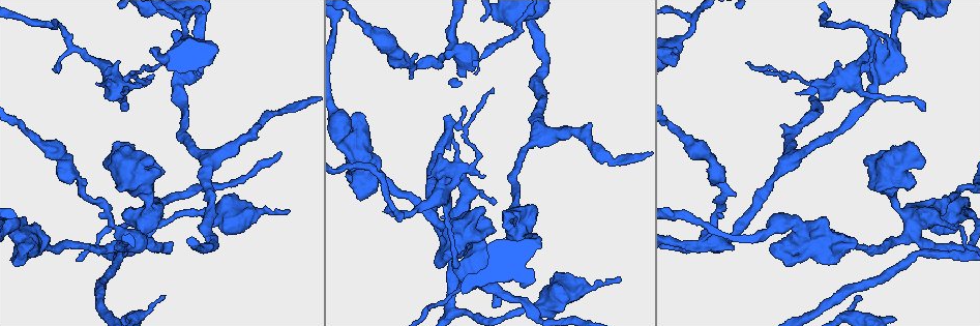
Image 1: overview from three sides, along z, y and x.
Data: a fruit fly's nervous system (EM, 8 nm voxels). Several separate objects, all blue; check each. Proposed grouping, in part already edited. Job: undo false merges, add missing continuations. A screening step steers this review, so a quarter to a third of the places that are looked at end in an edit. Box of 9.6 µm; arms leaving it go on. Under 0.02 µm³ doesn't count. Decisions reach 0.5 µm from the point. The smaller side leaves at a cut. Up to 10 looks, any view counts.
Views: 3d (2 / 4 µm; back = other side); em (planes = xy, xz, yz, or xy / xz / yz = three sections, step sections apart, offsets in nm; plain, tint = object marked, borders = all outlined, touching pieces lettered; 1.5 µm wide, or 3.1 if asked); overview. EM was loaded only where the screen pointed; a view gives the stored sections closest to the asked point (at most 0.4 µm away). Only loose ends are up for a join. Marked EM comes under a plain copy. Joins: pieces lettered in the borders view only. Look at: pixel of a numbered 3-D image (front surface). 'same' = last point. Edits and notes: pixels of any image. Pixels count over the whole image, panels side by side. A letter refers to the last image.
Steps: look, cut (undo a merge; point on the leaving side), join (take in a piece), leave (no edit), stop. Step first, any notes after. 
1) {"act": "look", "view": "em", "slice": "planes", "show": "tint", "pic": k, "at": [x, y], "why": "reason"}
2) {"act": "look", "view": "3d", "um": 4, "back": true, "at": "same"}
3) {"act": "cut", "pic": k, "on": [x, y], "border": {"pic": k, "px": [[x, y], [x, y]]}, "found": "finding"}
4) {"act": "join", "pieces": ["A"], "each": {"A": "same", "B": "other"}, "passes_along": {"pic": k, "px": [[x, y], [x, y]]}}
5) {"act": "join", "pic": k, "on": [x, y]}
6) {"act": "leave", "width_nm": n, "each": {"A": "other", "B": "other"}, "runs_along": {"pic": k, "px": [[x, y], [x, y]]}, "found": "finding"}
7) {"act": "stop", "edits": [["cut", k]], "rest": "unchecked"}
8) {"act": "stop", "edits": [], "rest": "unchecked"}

{"act": "look", "view": "em", "slice": "planes", "show": "borders", "pic": 1, "at": [494, 304], "why": "free end"}

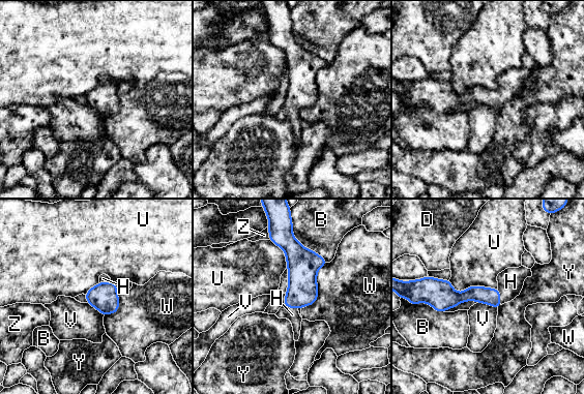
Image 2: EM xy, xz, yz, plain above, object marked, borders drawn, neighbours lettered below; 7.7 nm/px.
{"act": "join", "pieces": ["H"], "width_nm": 130, "each": {"B": "other", "D": "other", "H": "same", "U": "other", "V": "other", "W": "other", "Y": "other", "Z": "other"}, "passes_along": {"pic": 2, "px": [[479, 294], [499, 297], [510, 281]]}, "found": "it goes on there"}

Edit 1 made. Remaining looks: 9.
{"act": "look", "view": "3d", "um": 2, "pic": 1, "at": [165, 297], "why": "free end"}

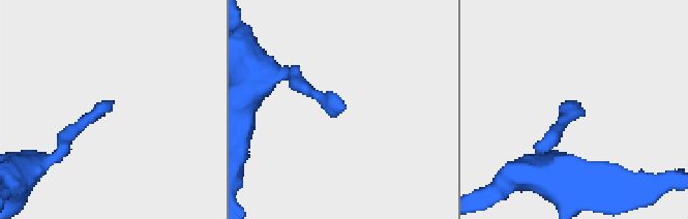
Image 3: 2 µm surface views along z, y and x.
{"act": "look", "view": "em", "slice": "planes", "show": "tint", "pic": 3, "at": [578, 103], "why": "now the EM"}

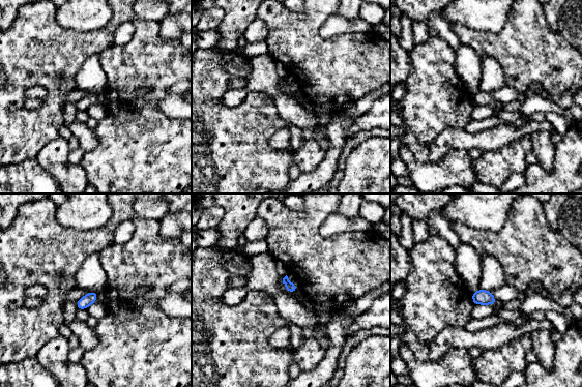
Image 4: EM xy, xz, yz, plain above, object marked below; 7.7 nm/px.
{"act": "look", "view": "em", "slice": "planes", "show": "borders", "at": "same", "why": "see the neighbours"}

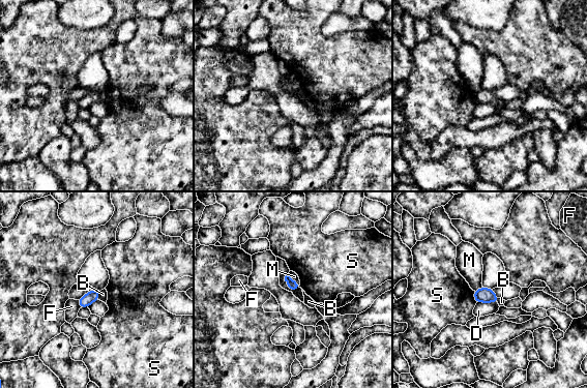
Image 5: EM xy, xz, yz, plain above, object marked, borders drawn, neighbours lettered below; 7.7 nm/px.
{"act": "leave", "each": {"B": "other", "D": "other", "F": "other", "M": "other", "S": "other"}, "border": {"pic": 5, "px": [[100, 291], [97, 299]]}, "found": "no lettered piece goes on from it"}

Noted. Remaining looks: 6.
{"act": "look", "view": "em", "slice": "xy", "step": 4, "show": "tint", "pic": 1, "at": [287, 212], "why": "thin end"}

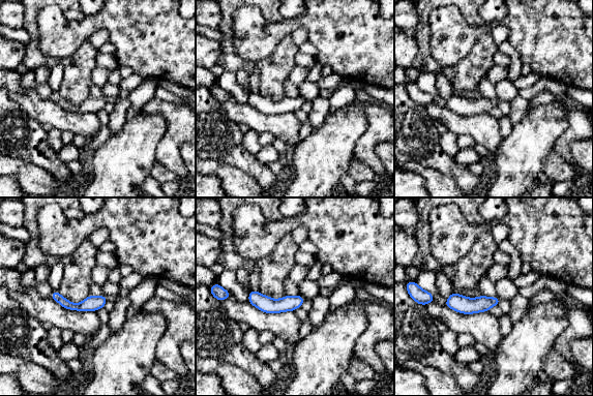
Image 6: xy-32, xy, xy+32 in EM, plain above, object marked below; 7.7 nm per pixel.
{"act": "look", "view": "em", "slice": "planes", "show": "tint", "at": "same"}

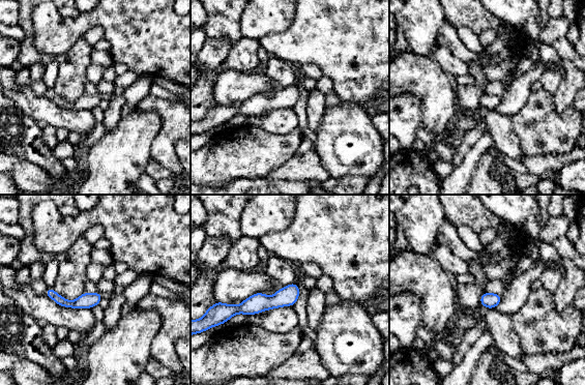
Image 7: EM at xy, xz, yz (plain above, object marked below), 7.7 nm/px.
{"act": "look", "view": "em", "slice": "planes", "show": "borders", "at": "same"}

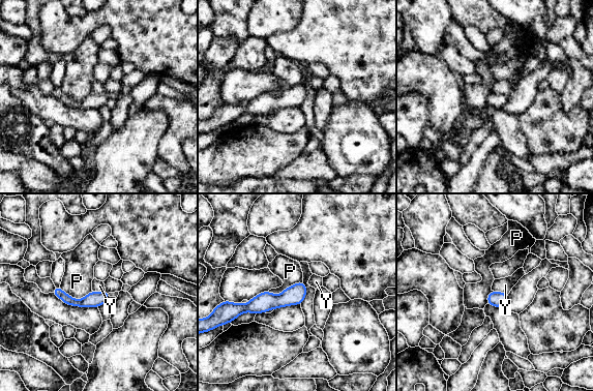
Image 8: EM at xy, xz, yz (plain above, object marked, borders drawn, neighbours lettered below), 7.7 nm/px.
{"act": "leave", "longest_contact_nm": ["P", 280], "each": {"P": "other", "Y": "other"}, "border": {"pic": 8, "px": [[493, 290], [504, 292], [507, 295]]}, "found": "none of them fits"}

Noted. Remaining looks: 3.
{"act": "look", "view": "3d", "um": 2, "pic": 1, "at": [152, 74], "why": "free end"}

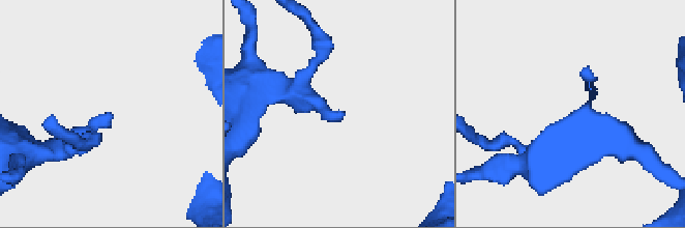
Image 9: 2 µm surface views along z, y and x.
{"act": "look", "view": "em", "slice": "xz", "step": 8, "show": "borders", "pic": 9, "at": [111, 113], "why": "need the tissue"}

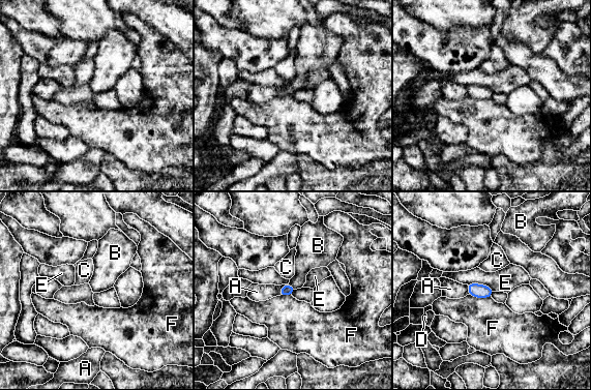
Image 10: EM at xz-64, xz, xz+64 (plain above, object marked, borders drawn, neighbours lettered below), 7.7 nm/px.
{"act": "look", "view": "em", "slice": "planes", "show": "borders", "at": "same", "why": "cut it another way"}

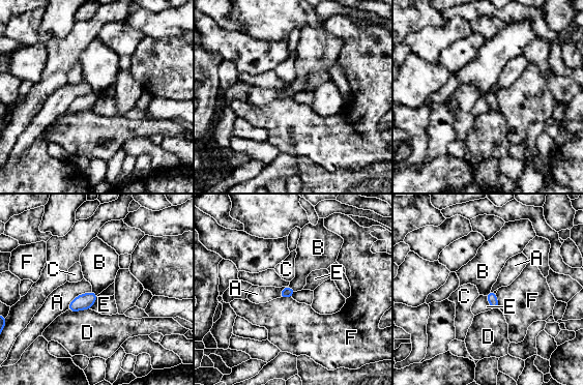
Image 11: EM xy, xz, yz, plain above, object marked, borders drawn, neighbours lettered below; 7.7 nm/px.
{"act": "leave", "each": {"A": "other", "B": "other", "C": "other", "D": "other", "E": "other", "F": "other"}, "border": {"pic": 11, "px": [[288, 286], [295, 291]]}, "found": "none of them fits"}

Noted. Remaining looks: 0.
{"act": "stop", "edits": [["join", 2]], "rest": "unchecked"}

